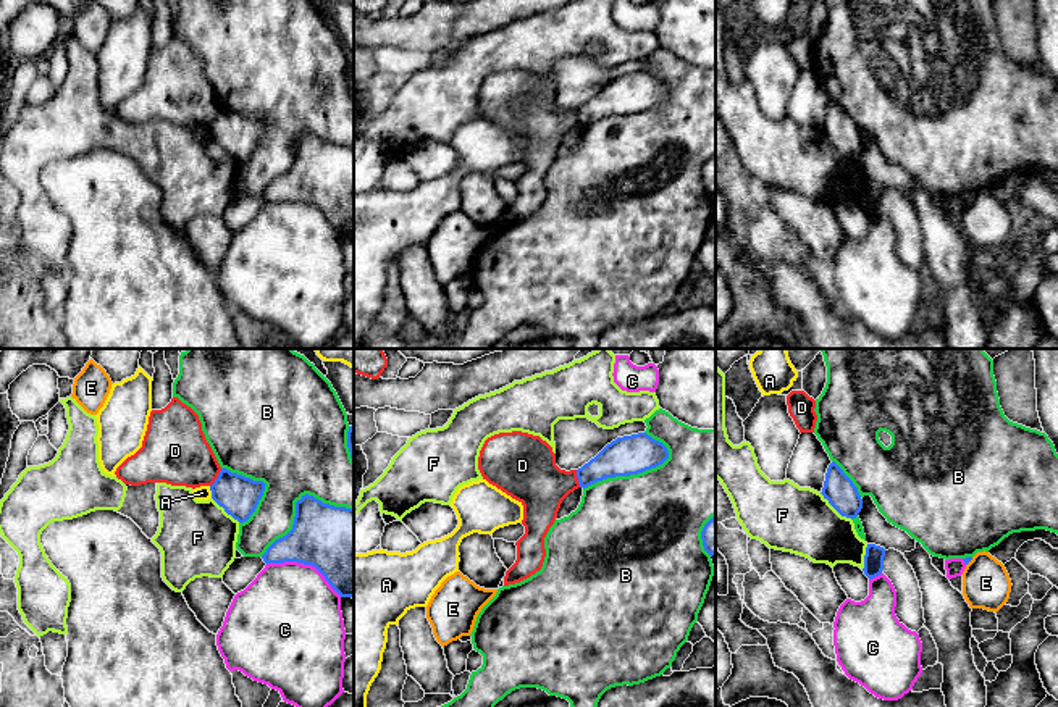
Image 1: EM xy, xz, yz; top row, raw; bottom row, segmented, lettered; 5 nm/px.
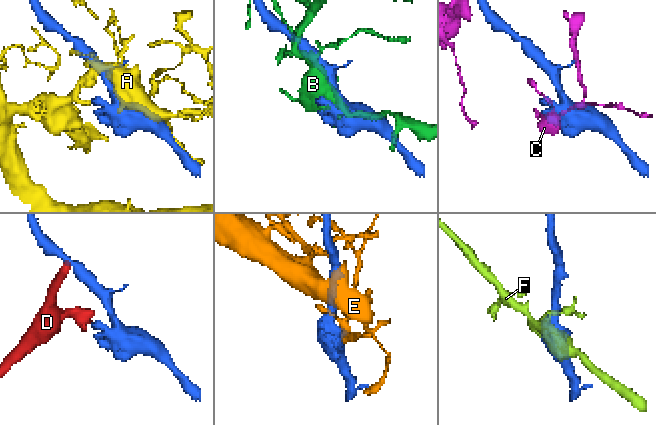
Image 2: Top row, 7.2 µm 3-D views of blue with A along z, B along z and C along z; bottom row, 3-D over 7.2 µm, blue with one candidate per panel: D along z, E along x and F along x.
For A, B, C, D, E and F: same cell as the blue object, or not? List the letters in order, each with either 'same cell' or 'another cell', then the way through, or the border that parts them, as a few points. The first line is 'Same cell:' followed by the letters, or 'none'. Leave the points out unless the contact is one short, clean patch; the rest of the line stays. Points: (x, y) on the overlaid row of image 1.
Same cell: none
A: another cell
B: another cell
C: another cell
D: another cell | along xy (222, 468), (210, 486)
E: another cell
F: another cell

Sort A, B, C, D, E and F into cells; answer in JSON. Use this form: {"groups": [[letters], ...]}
{"groups": [["A"], ["B"], ["C"], ["D"], ["E"], ["F"]]}

